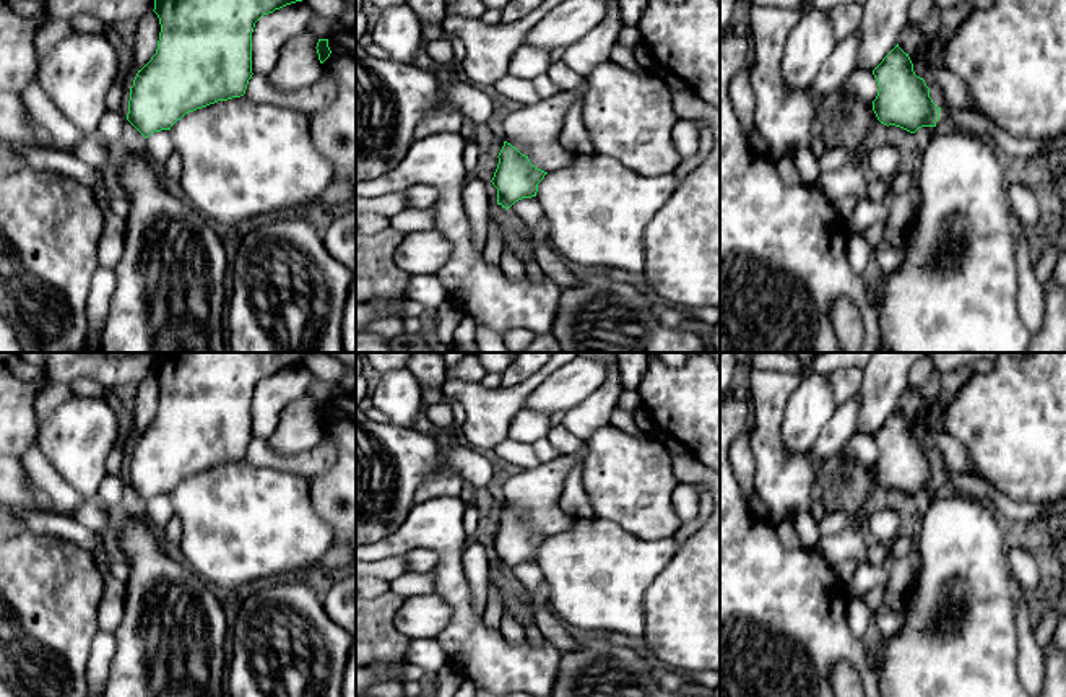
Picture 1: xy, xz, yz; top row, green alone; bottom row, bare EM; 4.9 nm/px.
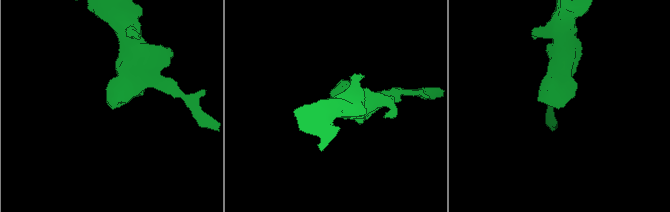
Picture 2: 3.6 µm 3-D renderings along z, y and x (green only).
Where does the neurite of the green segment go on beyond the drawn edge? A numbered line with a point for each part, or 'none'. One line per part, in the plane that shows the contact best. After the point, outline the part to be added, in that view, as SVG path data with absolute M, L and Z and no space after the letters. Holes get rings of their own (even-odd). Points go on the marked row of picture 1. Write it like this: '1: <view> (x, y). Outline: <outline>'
none

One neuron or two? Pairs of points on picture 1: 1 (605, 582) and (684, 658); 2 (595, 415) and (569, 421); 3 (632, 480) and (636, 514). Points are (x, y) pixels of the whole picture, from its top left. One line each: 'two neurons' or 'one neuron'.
1: two neurons
2: one neuron
3: one neuron

